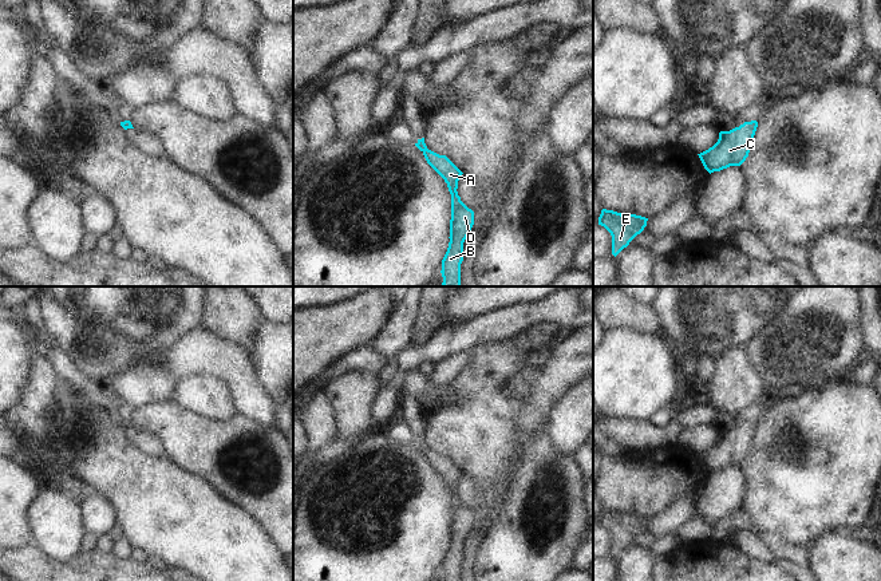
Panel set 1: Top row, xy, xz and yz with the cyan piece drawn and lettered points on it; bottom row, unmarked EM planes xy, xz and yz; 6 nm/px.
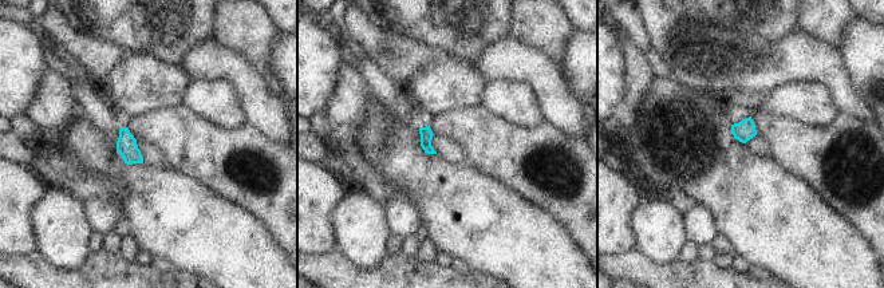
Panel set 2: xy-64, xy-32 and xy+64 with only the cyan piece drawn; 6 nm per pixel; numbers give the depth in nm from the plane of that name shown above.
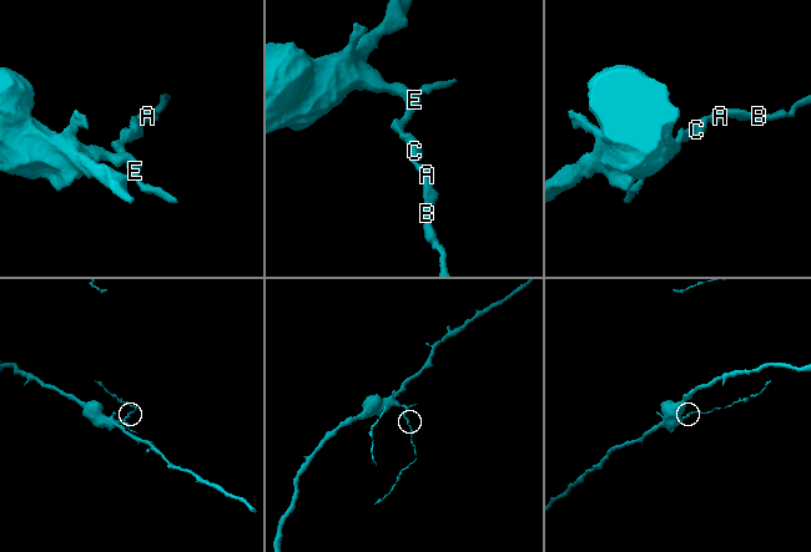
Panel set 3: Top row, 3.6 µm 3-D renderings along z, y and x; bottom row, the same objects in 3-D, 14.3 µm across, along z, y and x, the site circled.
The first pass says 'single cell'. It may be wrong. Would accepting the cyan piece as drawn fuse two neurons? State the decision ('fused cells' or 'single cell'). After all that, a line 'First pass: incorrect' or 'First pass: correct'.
single cell
First pass: correct

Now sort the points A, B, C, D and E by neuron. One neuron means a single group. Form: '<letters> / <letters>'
A B C D E

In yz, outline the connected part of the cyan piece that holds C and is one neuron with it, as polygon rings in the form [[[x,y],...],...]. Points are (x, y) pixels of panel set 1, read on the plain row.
[[[756,420],[744,422],[730,431],[720,431],[718,442],[698,454],[704,469],[711,474],[730,466],[740,466],[754,444]]]

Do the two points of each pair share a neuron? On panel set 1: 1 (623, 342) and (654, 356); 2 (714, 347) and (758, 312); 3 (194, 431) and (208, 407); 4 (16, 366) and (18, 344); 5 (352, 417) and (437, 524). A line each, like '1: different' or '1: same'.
1: same
2: same
3: different
4: same
5: different

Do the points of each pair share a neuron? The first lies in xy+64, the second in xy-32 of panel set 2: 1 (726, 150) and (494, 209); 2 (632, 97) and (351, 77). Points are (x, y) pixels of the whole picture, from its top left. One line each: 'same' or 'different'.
1: same
2: same

